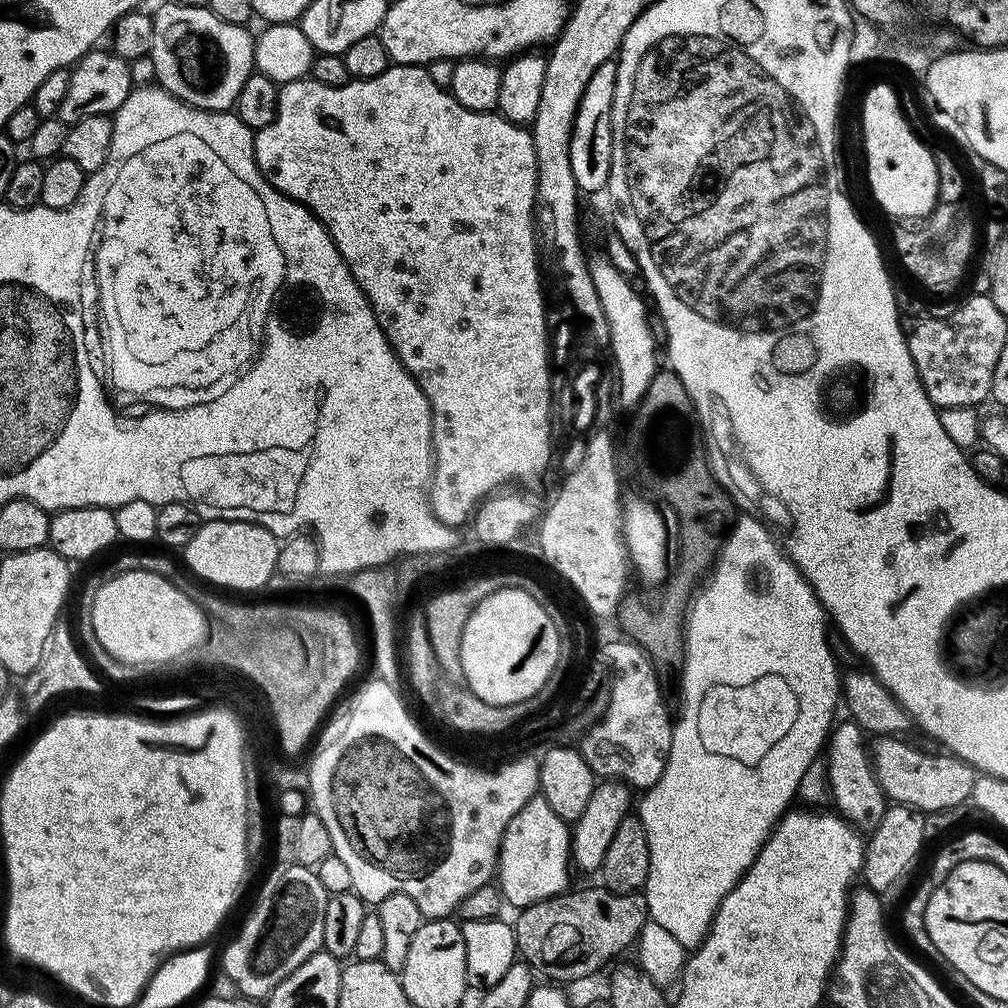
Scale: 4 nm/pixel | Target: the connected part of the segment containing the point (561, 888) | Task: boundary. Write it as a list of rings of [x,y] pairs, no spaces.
[[[537,794],[510,818],[510,826],[506,826],[506,834],[500,847],[498,865],[498,887],[501,897],[513,904],[516,910],[529,908],[551,896],[559,896],[569,891],[568,868],[572,858],[572,833],[569,821],[558,818],[554,810],[550,810],[550,802]]]

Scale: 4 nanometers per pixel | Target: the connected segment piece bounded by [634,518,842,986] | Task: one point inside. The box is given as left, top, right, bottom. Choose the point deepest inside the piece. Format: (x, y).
(758, 688)

